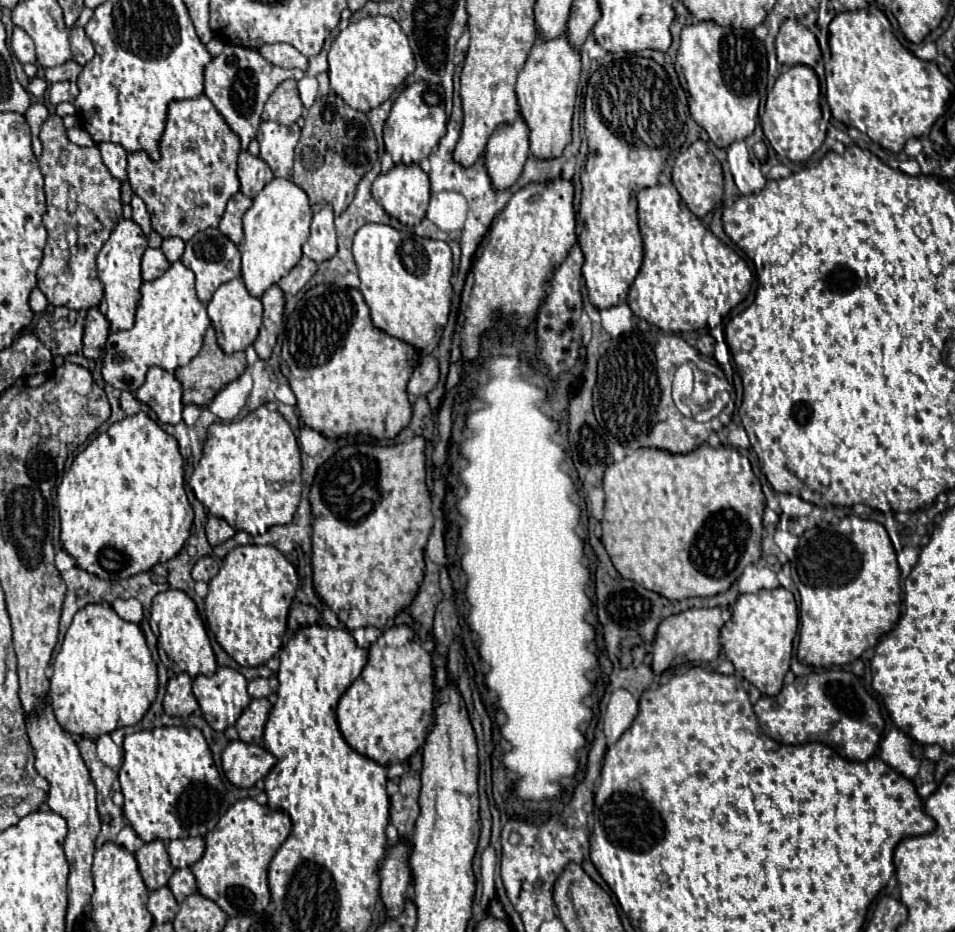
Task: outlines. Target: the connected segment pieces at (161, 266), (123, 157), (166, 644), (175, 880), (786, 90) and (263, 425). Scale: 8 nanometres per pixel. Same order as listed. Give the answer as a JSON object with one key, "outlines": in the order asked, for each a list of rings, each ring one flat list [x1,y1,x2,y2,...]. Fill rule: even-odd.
{"outlines":[[[146,249,142,257,142,279,144,281,154,281,166,273,170,267,170,261,162,253,162,249]],[[100,143,100,151,102,151,102,159,108,171,118,181,126,181,128,179,128,153,124,151,124,147,116,143]],[[170,589,170,591,164,591,164,593,158,593,152,601,152,617,150,617,150,627,158,639,158,655,160,655,160,661,166,665,166,669,174,671,176,675,178,673,188,673,192,679,200,677,200,675,214,675,214,667,218,667,218,663,214,665,214,653,212,653,212,647,210,647,210,639,208,639,208,633,206,633,206,627,204,627,204,621,200,619,198,615,198,609,196,609,196,603,184,595,184,591,176,591,176,589]],[[188,867,186,869,176,869,174,875,168,881,168,887,174,893,176,901,182,903,186,897,196,893,196,879,194,879,194,875,192,875,192,871]],[[786,69,784,73,780,73,776,85,767,94,762,97,759,105,759,121,765,138,780,157,786,157,790,161,806,161,823,144,828,126,820,111,820,85,814,69]],[[266,405,248,413,246,417,230,423,212,423,208,427,202,459,190,477,190,487,200,503,214,517,222,517,230,527,246,531,250,535,262,535,272,525,288,525,300,503,302,489,300,447,296,437,278,411,270,411]]]}

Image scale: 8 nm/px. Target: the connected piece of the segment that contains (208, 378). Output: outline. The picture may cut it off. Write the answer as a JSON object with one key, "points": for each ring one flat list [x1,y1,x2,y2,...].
{"points":[[210,327,206,331,204,347,200,349,200,353,186,367,178,367,176,369,176,379,182,383,182,403,184,405,208,407,212,403,212,399,216,397,216,393,220,389,224,389,228,383,236,381,244,371,246,371,246,357,244,357,244,353,236,353,236,355,222,353,222,349,216,343,214,329]]}

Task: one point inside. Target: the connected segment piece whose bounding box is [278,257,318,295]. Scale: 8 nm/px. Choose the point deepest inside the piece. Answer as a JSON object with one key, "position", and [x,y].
{"position":[292,283]}

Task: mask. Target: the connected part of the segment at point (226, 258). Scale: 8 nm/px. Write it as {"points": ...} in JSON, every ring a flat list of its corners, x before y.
{"points":[[206,229,196,233,190,241,186,241,186,251,180,259,188,269,194,271,196,275,196,293,200,303,208,305,208,301,212,299,214,291,222,285,228,283,232,279,236,279,240,275,240,251,238,247,226,237,222,235,218,229]]}

